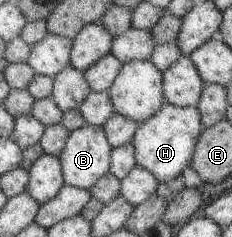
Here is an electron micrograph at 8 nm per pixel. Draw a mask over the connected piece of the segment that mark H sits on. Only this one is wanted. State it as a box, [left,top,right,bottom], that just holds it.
[131,103,202,182]

